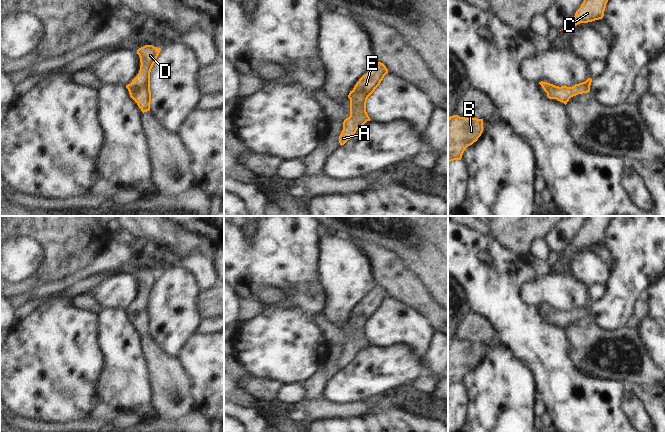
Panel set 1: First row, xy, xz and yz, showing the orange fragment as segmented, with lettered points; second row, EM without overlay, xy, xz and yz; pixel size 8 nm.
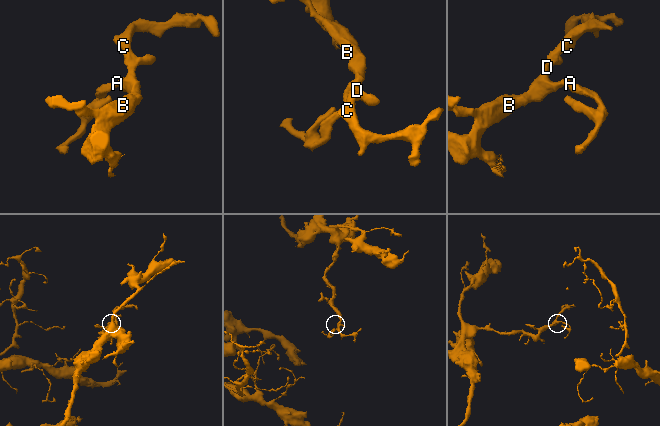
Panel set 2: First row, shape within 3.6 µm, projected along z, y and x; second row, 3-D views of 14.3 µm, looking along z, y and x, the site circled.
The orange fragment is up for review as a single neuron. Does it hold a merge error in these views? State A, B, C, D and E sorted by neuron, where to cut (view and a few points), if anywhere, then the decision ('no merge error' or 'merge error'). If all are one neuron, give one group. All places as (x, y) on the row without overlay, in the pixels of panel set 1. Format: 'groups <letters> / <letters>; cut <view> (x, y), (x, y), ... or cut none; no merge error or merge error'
groups A B C D E; cut none; no merge error

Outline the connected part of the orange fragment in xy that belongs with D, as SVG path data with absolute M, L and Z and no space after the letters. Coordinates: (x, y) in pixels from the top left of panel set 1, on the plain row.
M145 269L137 274L140 281L140 294L132 306L126 309L130 321L137 327L141 335L150 335L151 315L150 296L161 273L153 269Z

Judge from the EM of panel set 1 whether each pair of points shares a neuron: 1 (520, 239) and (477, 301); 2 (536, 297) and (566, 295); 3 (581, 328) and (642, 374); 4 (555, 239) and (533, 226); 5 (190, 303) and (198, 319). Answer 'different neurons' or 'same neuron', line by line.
1: different neurons
2: same neuron
3: same neuron
4: different neurons
5: same neuron

